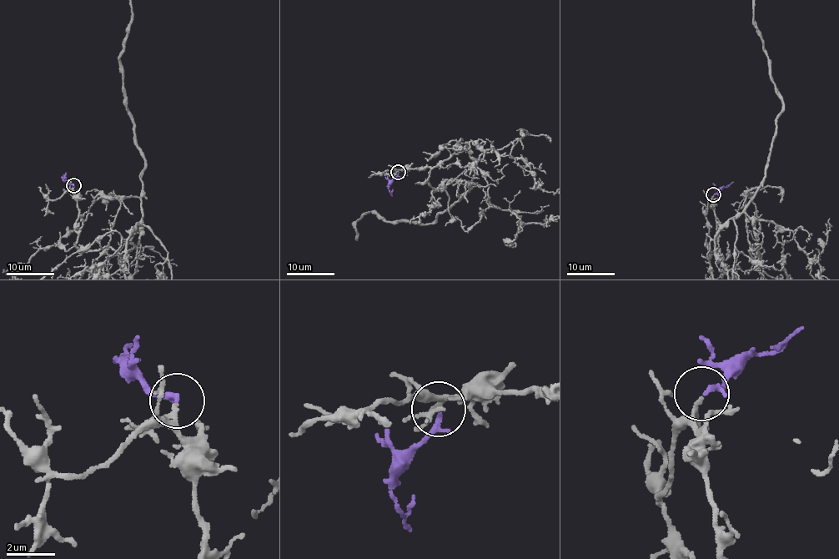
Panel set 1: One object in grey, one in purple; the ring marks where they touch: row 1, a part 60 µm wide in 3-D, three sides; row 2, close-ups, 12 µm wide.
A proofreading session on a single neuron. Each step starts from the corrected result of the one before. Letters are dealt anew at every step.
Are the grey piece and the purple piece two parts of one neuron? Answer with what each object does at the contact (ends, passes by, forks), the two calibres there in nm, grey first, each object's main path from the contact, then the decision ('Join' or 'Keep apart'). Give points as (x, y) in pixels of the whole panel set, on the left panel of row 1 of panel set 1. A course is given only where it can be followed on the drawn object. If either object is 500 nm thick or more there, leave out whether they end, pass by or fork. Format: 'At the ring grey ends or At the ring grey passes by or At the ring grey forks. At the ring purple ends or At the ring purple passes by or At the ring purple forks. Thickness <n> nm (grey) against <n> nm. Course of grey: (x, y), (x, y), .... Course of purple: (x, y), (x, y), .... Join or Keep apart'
At the ring grey ends. At the ring purple ends. Thickness 190 nm (grey) against 240 nm. Course of grey: (73, 185), (76, 245), (122, 253), (142, 218), (145, 167), (119, 57). Course of purple: (72, 186), (62, 177), (64, 174). Join

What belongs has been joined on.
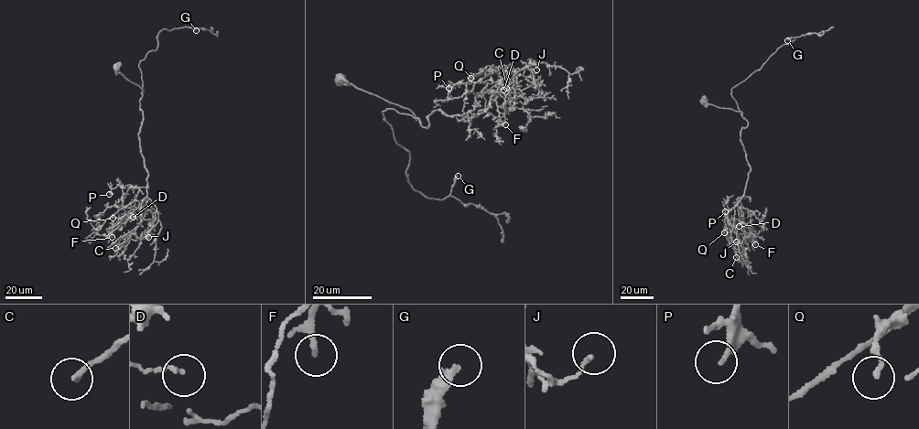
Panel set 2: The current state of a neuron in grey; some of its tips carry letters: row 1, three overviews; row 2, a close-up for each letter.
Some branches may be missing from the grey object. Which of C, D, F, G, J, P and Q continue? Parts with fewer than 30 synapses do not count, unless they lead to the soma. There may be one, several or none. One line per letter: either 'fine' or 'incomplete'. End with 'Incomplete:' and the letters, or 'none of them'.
C: incomplete
D: fine
F: incomplete
G: fine
J: fine
P: fine
Q: fine
Incomplete: C, F

